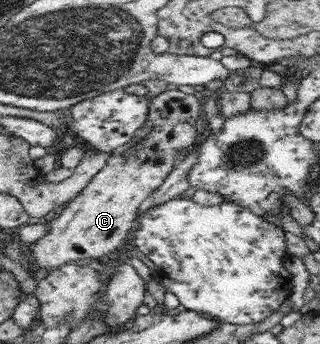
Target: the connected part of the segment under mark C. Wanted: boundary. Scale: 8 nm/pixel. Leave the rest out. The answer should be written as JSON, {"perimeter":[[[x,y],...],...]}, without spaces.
{"perimeter":[[[177,89],[166,90],[151,99],[149,108],[149,119],[146,120],[144,127],[138,129],[132,141],[124,147],[114,150],[110,154],[105,168],[93,177],[88,187],[74,201],[59,210],[56,216],[47,223],[50,227],[49,232],[28,245],[28,250],[31,251],[31,257],[35,263],[35,271],[40,271],[36,269],[38,267],[38,269],[49,269],[52,272],[70,261],[102,257],[102,255],[109,255],[108,253],[112,253],[112,251],[118,251],[124,240],[127,239],[134,223],[139,219],[144,203],[165,183],[165,179],[175,168],[176,157],[184,149],[190,149],[196,143],[200,127],[199,119],[202,119],[200,118],[202,105],[199,95],[184,93]]]}

